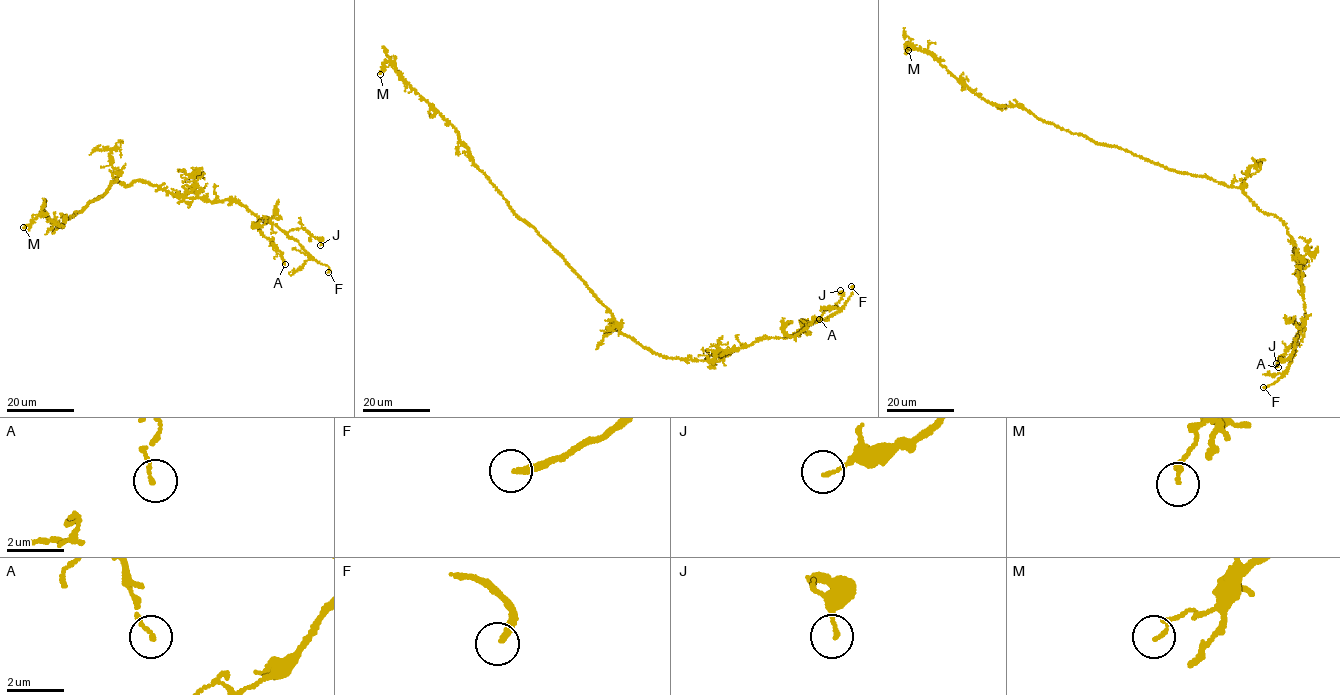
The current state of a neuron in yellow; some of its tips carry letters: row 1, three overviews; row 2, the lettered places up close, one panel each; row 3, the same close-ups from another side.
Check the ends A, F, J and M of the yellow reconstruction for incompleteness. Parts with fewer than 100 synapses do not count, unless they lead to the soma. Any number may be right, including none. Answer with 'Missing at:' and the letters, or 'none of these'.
Missing at: F

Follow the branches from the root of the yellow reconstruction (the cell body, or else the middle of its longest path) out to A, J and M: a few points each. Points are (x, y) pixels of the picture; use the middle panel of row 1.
A: (591, 289), (619, 330), (666, 357), (708, 361), (765, 338), (792, 337), (814, 318), (819, 319)
J: (591, 289), (619, 330), (641, 346), (666, 357), (706, 361), (798, 332), (838, 303), (840, 290)
M: (591, 289), (536, 229), (516, 215), (475, 164), (456, 130), (401, 78), (395, 66), (385, 61), (380, 74)

